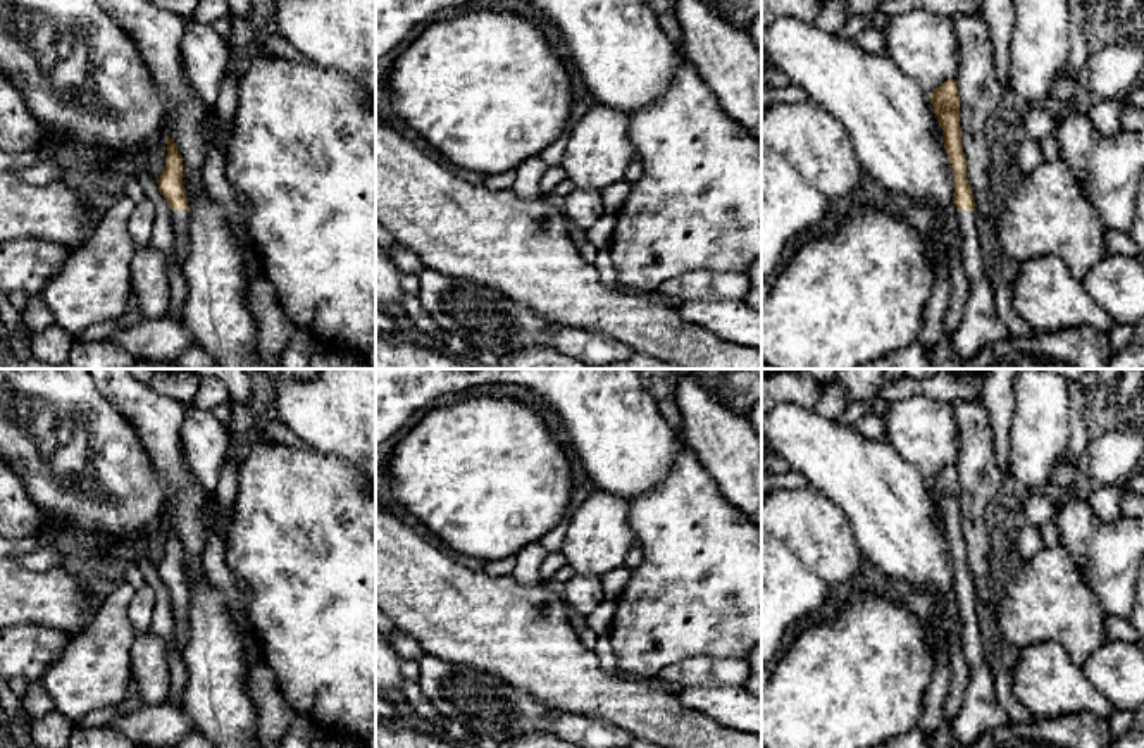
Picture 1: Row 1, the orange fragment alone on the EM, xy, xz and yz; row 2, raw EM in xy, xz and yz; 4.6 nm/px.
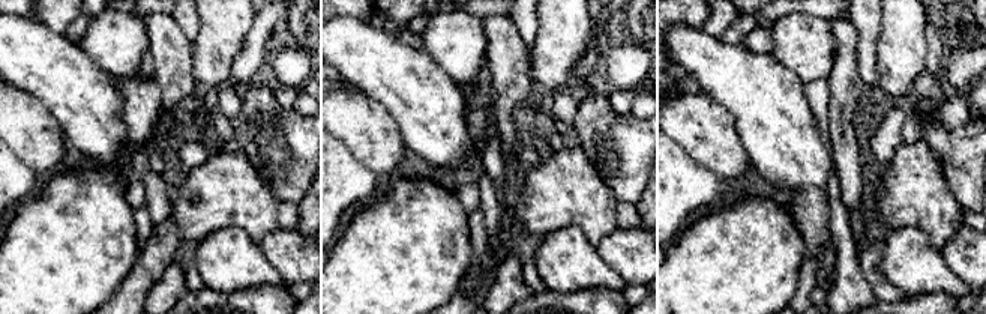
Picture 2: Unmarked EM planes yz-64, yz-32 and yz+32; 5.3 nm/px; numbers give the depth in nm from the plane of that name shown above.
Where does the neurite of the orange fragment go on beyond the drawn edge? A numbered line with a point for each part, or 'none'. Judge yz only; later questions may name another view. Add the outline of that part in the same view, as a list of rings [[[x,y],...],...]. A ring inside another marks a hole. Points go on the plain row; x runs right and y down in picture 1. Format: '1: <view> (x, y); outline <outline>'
1: yz (981, 712); outline [[[960,596],[961,650],[970,679],[960,712],[951,720],[951,734],[961,745],[975,743],[982,734],[1006,726],[1008,714],[996,698],[994,674],[985,658],[984,639],[977,619],[975,596]]]

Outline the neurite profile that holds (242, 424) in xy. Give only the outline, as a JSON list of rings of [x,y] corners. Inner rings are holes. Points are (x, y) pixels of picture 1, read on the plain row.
[[[231,402],[227,429],[236,439],[252,439],[257,436],[258,427],[255,417],[243,402]]]

